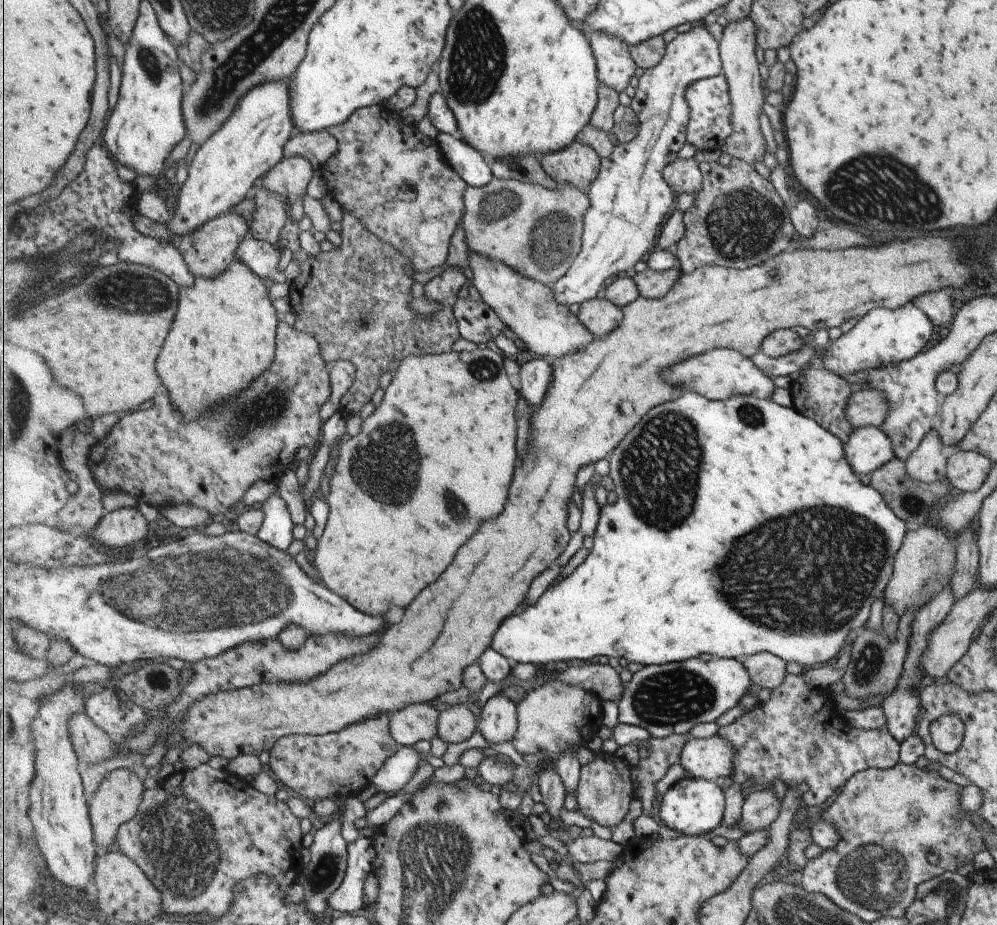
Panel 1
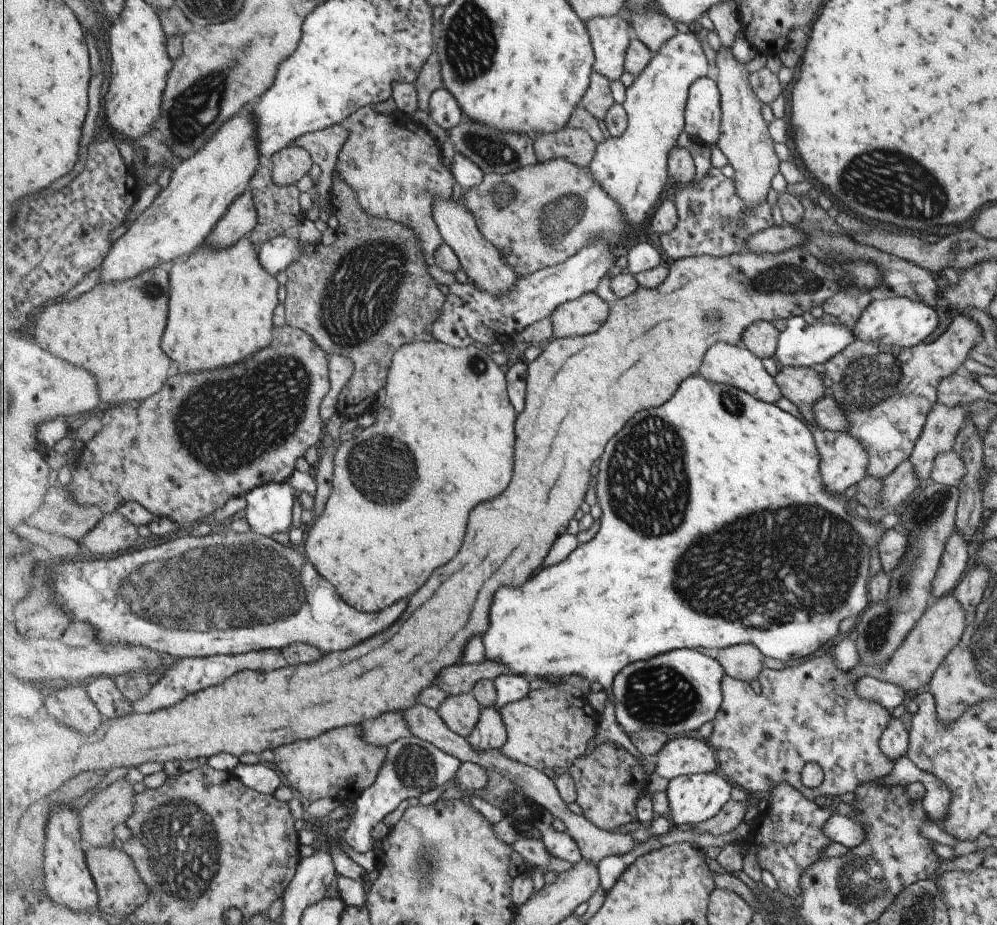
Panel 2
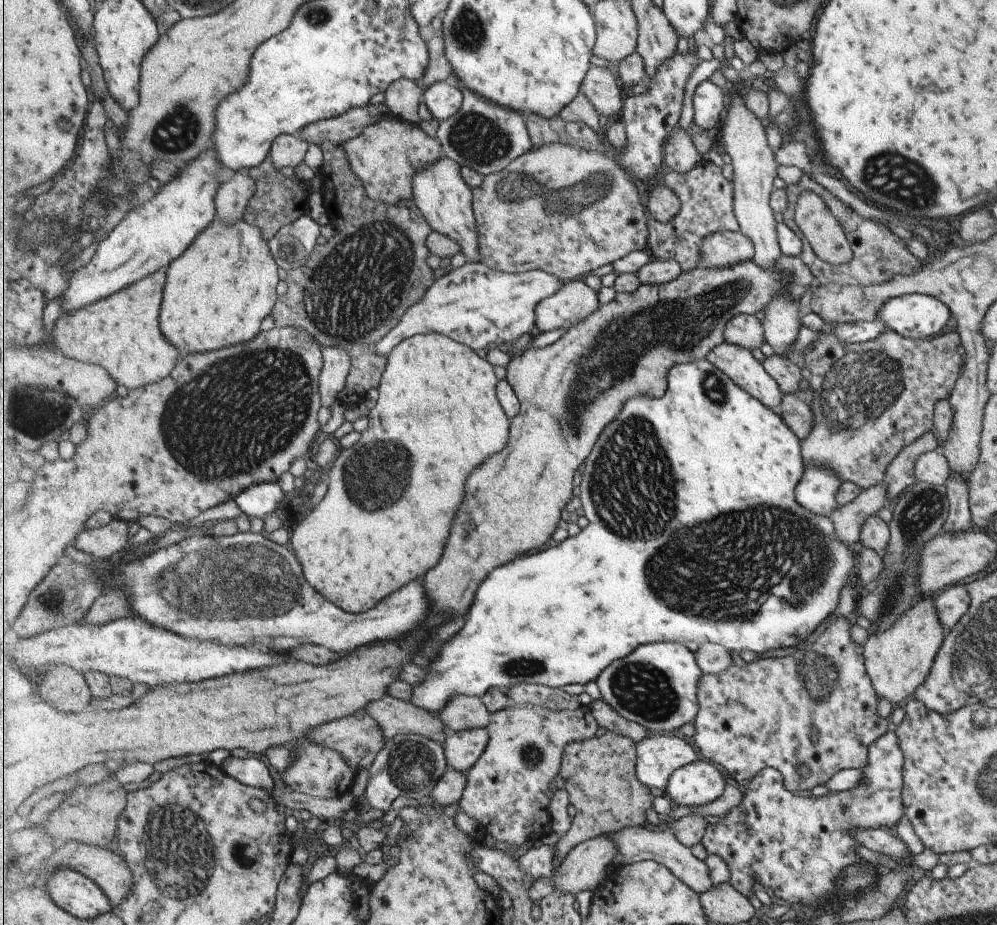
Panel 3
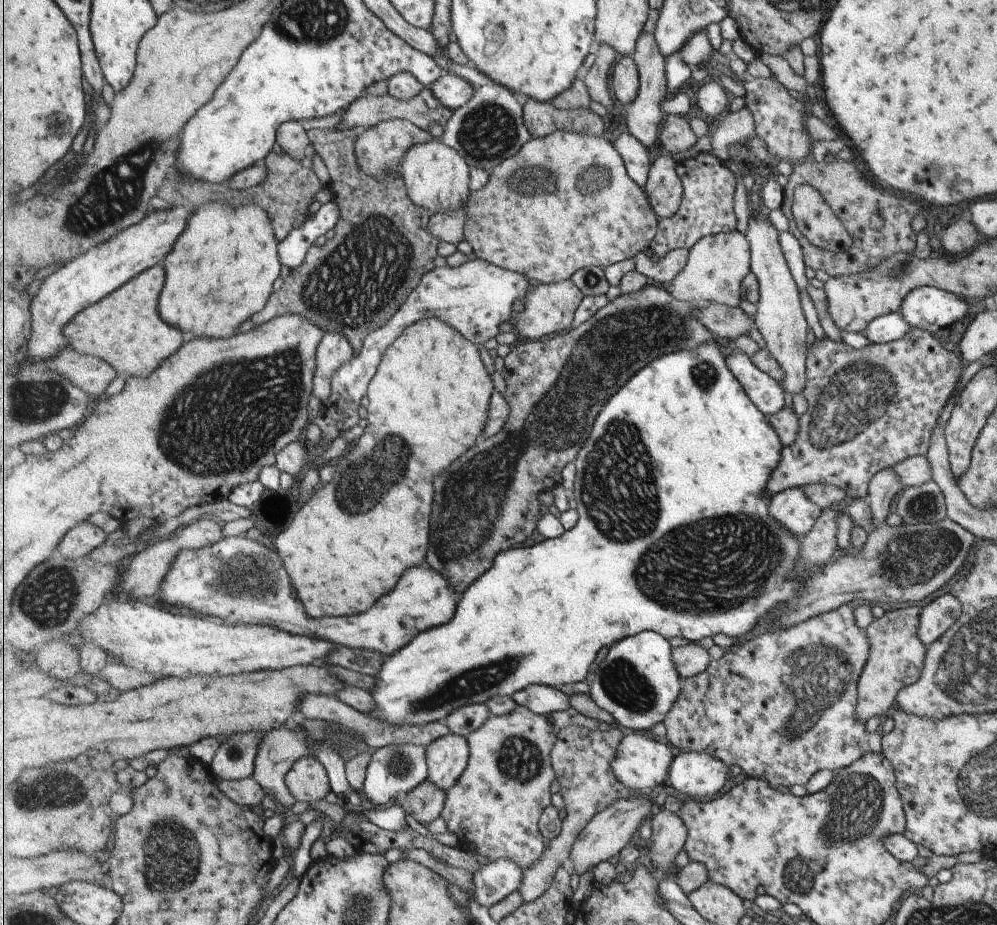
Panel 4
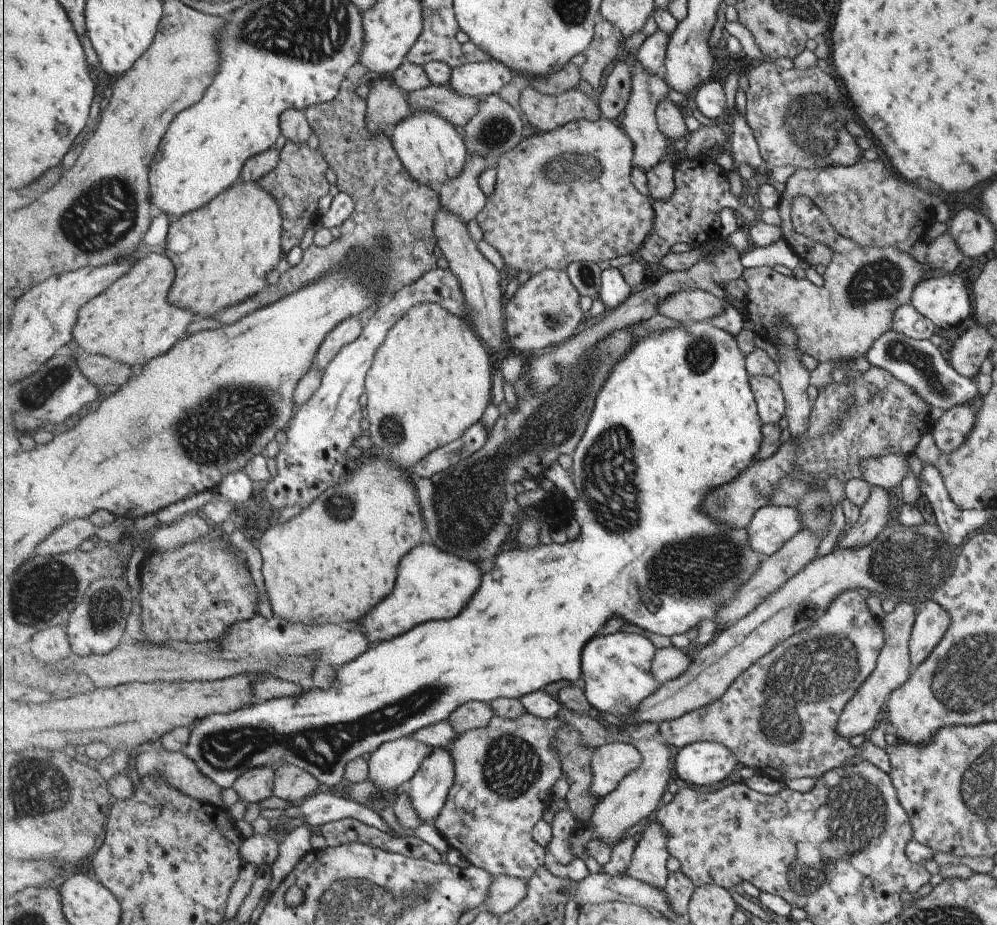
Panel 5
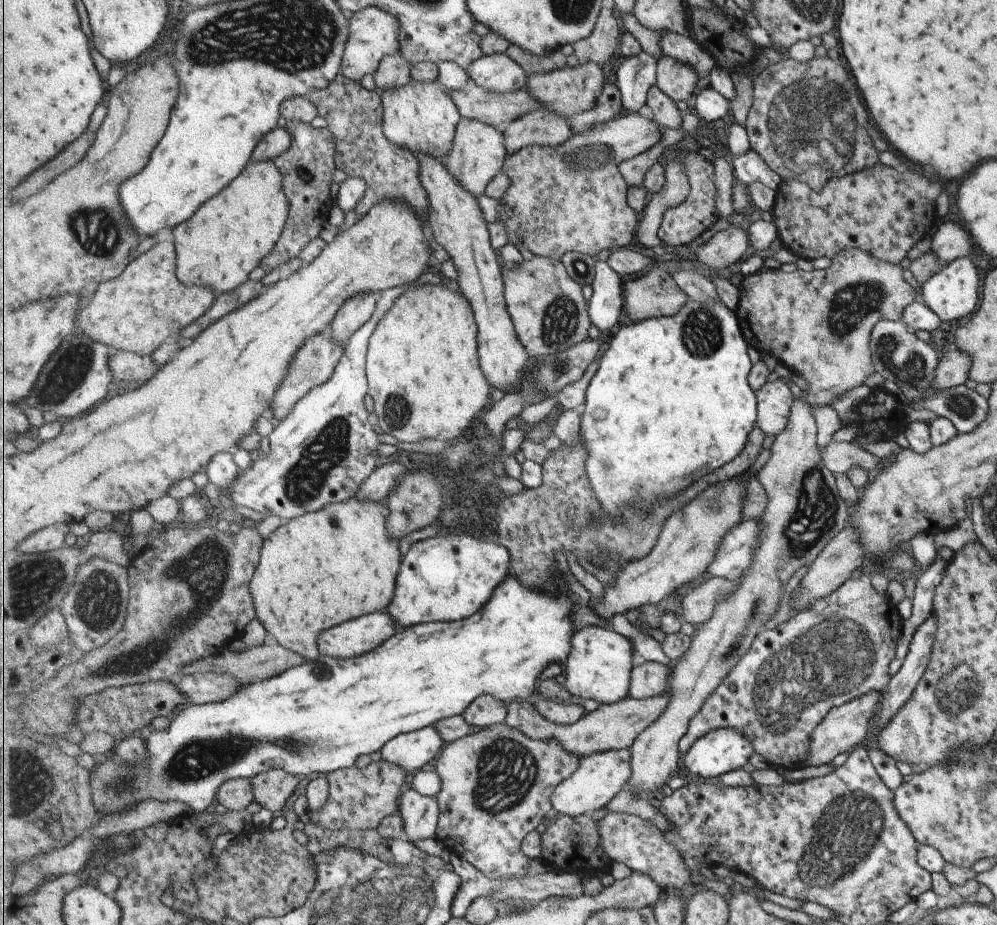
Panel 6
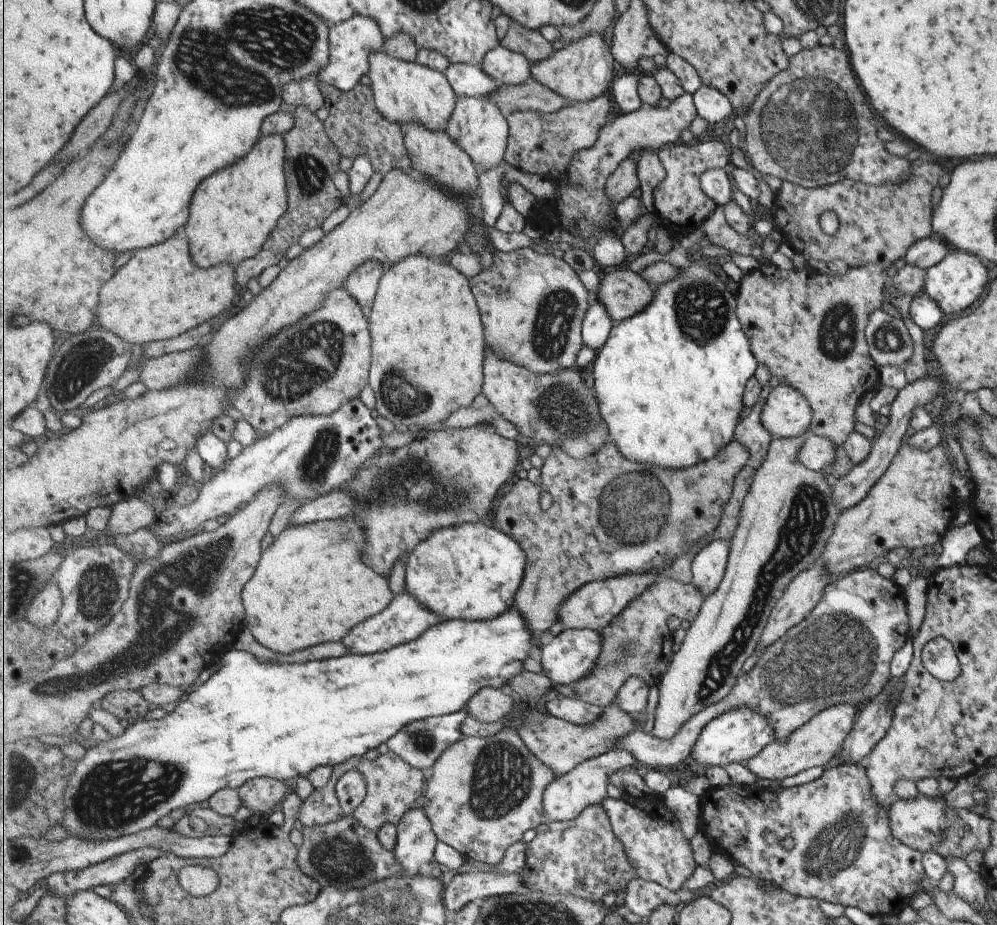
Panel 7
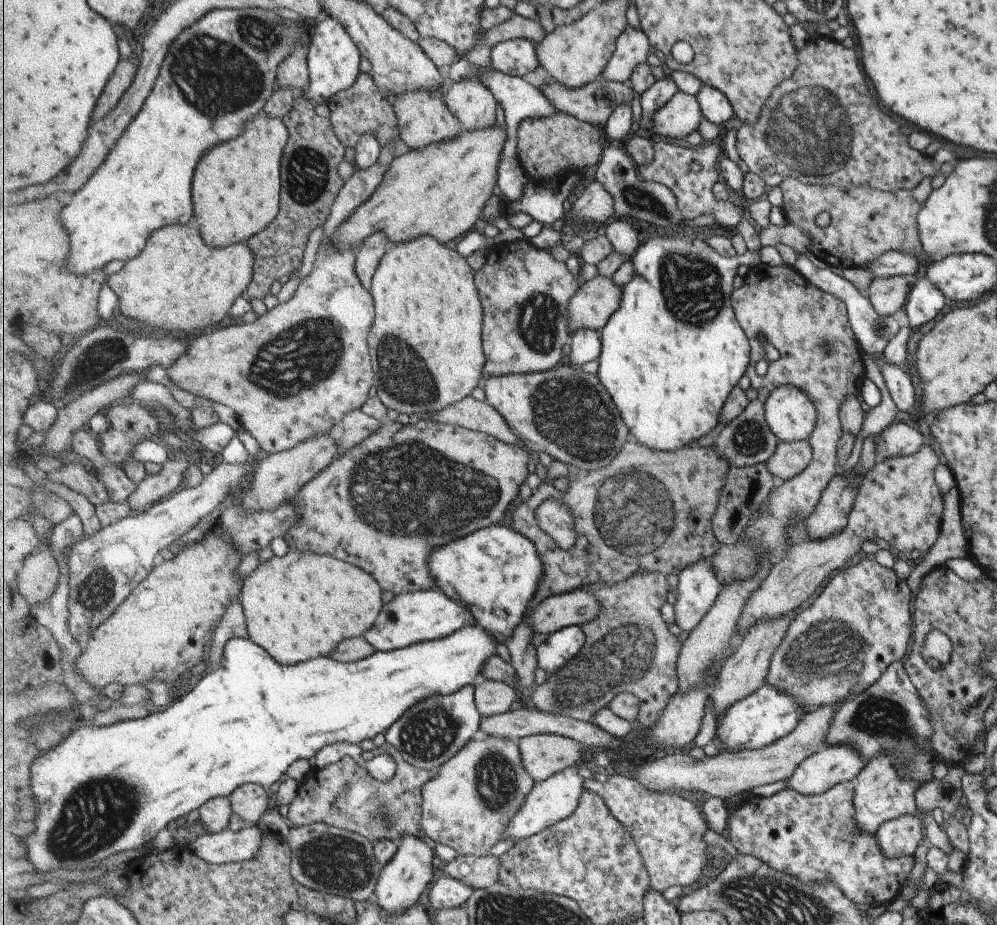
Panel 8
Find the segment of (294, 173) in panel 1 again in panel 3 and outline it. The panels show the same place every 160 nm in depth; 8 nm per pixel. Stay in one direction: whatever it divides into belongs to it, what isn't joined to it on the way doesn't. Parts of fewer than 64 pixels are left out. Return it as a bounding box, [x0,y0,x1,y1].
[269,132,309,170]

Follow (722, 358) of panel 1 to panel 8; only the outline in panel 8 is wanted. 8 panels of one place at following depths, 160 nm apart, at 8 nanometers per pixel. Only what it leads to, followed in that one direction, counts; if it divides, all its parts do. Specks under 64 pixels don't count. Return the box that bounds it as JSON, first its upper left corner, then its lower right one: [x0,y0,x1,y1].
[764,385,816,442]

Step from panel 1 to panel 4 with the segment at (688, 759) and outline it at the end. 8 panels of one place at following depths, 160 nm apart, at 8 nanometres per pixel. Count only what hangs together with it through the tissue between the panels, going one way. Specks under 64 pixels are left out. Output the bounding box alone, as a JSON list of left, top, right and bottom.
[612,734,678,793]

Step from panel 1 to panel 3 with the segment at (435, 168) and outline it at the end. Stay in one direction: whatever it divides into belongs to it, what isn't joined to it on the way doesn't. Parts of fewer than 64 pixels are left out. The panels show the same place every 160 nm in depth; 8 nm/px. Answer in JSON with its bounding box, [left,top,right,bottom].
[343,113,443,206]

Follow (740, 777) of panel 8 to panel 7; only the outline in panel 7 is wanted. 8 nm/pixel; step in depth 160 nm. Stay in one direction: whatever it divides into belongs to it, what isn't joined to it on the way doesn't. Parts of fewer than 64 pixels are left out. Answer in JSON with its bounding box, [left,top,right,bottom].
[747,703,860,780]

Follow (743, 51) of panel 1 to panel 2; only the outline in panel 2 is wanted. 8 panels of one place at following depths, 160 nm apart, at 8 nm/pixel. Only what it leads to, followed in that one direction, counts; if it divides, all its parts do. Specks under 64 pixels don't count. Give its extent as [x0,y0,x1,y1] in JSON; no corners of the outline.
[715,46,777,209]

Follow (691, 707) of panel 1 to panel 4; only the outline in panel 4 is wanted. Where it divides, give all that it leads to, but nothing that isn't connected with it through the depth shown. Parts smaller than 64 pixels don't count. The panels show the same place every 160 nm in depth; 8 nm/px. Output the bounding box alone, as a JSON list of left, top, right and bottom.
[590,631,683,730]

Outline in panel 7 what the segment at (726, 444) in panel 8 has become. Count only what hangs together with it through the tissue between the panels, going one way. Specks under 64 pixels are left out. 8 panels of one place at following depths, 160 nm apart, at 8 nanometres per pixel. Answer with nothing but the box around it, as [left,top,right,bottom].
[735,400,773,462]

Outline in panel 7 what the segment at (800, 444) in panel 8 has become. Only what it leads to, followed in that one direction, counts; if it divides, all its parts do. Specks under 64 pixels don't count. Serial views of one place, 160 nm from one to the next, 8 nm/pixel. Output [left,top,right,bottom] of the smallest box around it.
[798,432,839,471]

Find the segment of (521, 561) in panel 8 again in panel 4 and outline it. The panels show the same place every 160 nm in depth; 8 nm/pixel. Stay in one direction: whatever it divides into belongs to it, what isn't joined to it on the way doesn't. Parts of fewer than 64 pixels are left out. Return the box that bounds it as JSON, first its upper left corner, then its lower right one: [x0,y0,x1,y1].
[158,534,457,656]

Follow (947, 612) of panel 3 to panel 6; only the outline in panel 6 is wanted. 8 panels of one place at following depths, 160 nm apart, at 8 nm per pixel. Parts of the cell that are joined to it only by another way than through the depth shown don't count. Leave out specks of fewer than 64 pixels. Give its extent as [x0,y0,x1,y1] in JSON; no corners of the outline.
[877,617,936,728]

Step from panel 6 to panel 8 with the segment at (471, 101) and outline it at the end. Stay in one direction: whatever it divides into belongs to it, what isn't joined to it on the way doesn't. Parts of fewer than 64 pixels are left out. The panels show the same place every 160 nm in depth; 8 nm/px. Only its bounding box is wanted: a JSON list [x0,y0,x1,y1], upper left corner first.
[539,77,636,127]

